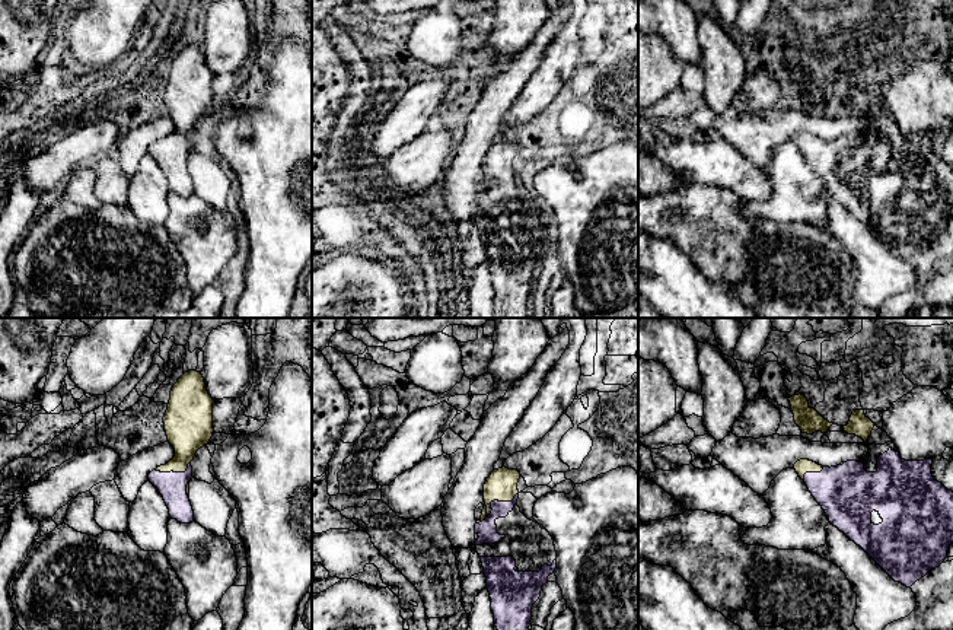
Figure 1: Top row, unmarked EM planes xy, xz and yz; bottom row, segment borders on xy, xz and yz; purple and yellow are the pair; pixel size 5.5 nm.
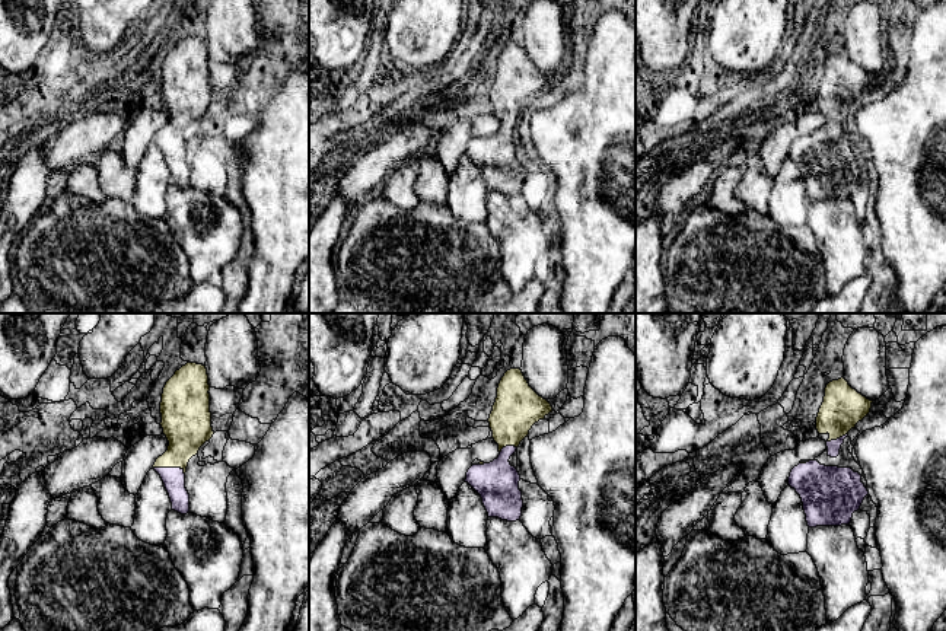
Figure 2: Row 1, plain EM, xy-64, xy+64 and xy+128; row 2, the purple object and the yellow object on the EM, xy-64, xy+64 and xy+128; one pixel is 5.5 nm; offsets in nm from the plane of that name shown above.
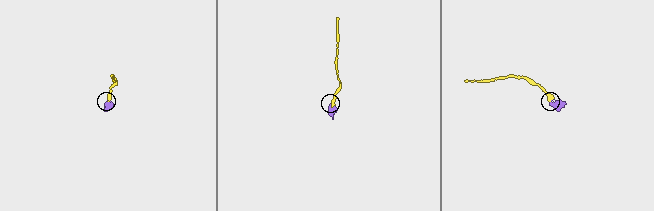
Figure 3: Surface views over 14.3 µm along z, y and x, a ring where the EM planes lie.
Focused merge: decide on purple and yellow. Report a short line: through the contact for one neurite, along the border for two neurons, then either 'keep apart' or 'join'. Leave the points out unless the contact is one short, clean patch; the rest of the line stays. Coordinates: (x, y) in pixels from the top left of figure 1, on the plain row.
join

